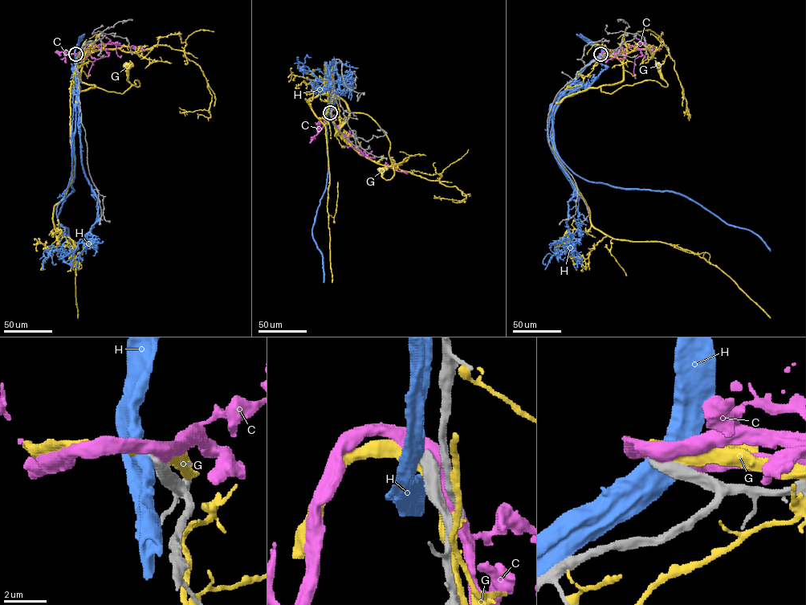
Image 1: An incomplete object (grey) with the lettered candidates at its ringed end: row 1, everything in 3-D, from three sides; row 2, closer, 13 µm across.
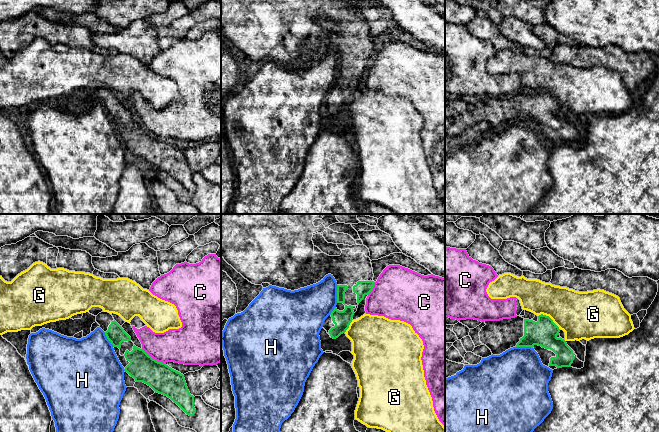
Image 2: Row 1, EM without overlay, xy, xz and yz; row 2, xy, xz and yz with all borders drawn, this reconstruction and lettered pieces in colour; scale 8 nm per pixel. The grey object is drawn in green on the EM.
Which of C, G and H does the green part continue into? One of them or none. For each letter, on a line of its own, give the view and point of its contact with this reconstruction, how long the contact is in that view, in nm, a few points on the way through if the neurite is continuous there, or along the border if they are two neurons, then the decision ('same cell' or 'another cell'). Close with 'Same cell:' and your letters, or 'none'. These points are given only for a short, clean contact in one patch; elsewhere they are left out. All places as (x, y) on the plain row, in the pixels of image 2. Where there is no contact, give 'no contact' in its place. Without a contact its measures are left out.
C: xy (154, 135) | 220 nm | another cell
G: yz (550, 94) | 200 nm | another cell
H: xz (337, 70) | 140 nm | another cell
Same cell: none

